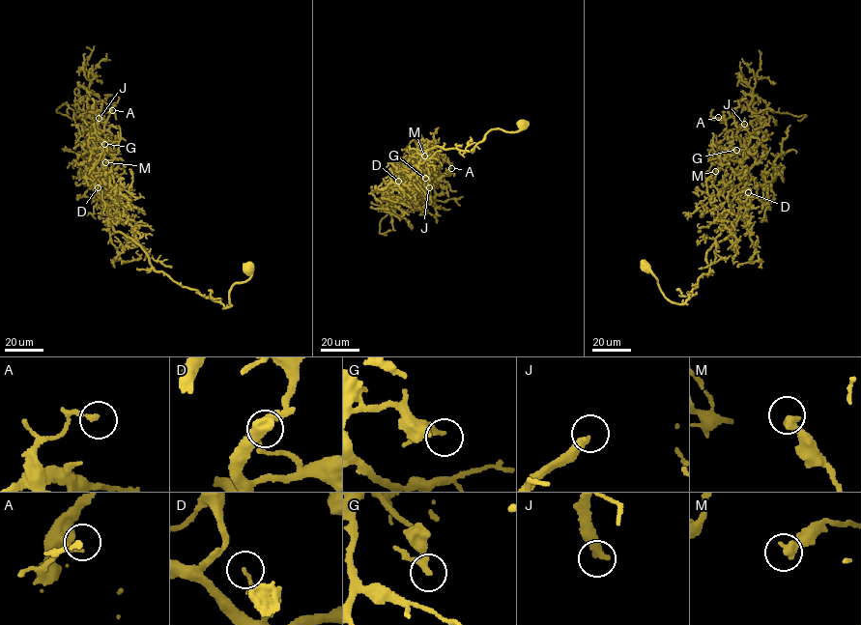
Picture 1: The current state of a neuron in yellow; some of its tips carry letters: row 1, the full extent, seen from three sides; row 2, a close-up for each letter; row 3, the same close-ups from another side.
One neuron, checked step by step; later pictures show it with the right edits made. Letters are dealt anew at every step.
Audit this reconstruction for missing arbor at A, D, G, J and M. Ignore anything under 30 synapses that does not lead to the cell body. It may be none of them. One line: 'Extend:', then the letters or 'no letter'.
Extend: J

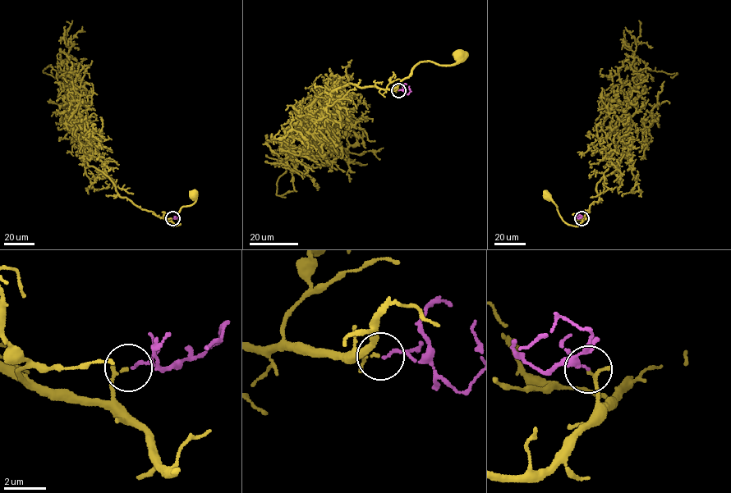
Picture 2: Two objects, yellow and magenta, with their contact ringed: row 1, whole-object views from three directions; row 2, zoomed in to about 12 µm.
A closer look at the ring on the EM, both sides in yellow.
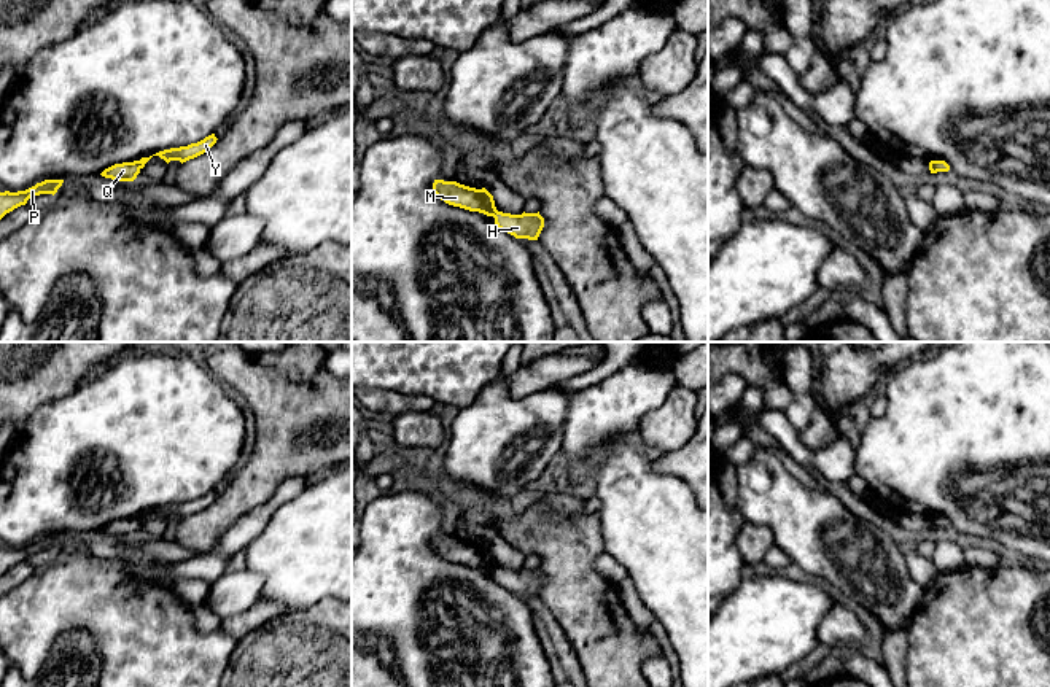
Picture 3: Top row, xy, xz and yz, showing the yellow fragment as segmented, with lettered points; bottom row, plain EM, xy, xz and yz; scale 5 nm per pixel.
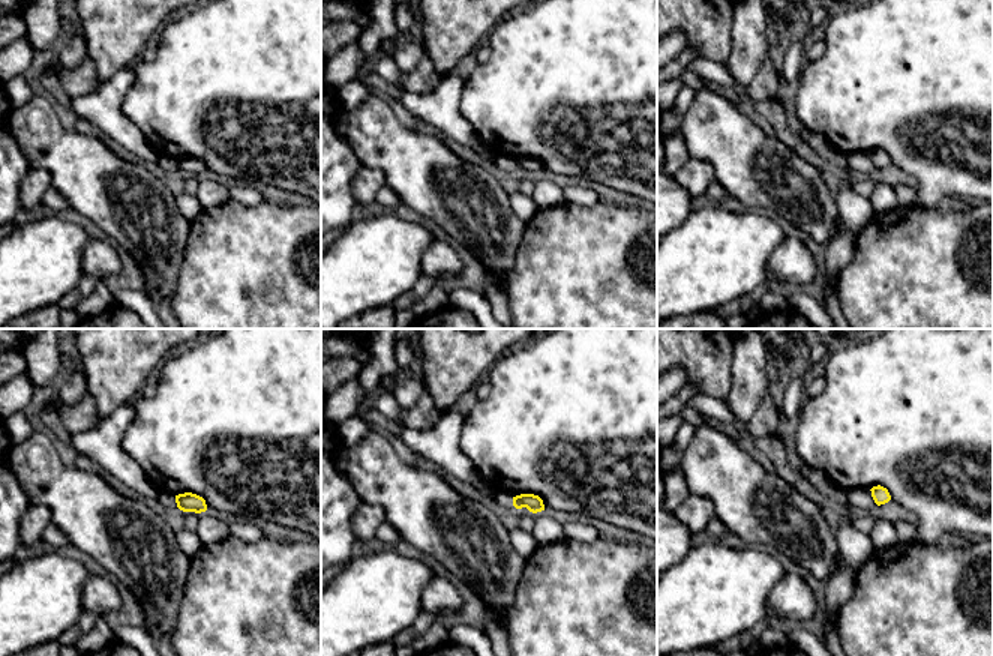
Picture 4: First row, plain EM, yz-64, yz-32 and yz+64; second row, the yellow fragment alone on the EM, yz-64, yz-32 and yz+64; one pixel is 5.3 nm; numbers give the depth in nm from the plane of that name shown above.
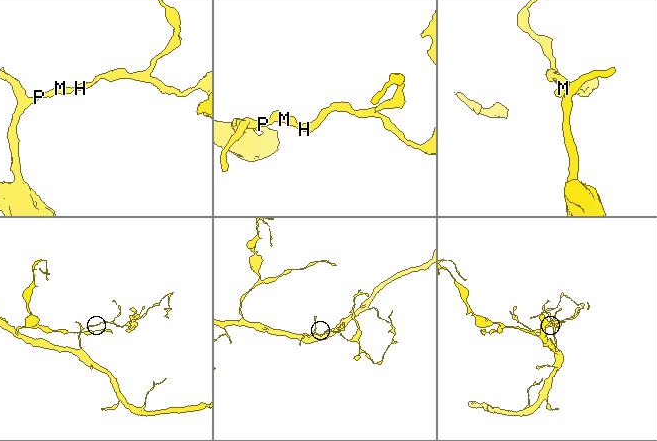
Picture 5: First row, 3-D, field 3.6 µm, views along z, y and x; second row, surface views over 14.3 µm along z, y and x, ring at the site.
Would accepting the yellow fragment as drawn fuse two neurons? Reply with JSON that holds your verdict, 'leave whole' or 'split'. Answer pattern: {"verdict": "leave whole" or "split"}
{"verdict": "split"}

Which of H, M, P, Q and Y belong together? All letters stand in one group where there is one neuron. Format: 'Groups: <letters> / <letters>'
Groups: H Y / M P Q

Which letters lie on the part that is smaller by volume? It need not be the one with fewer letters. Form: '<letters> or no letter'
H, Y

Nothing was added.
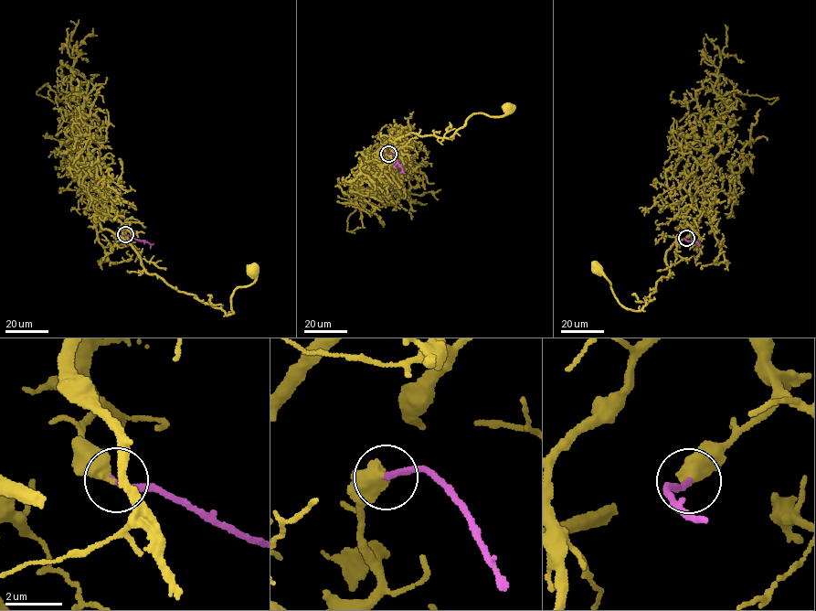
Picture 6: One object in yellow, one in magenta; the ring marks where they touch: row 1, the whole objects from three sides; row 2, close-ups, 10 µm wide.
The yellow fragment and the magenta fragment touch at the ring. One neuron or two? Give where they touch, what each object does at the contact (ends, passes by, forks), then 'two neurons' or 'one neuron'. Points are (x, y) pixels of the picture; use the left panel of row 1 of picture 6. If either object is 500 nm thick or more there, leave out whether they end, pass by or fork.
(125, 234) | one neuron

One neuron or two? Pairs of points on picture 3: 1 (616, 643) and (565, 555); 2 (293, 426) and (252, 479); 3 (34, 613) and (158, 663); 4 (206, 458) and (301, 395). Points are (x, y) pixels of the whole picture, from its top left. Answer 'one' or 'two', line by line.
1: one
2: one
3: one
4: two

